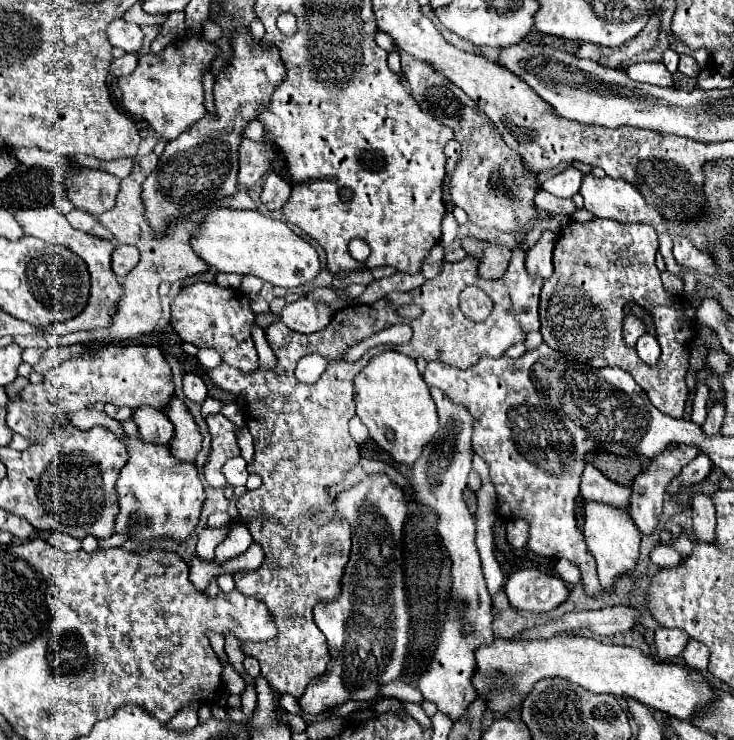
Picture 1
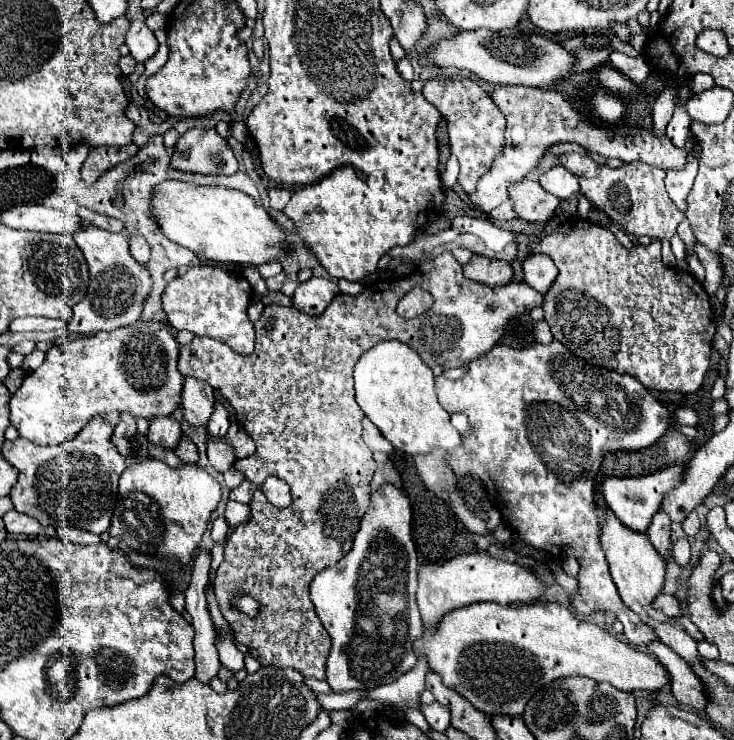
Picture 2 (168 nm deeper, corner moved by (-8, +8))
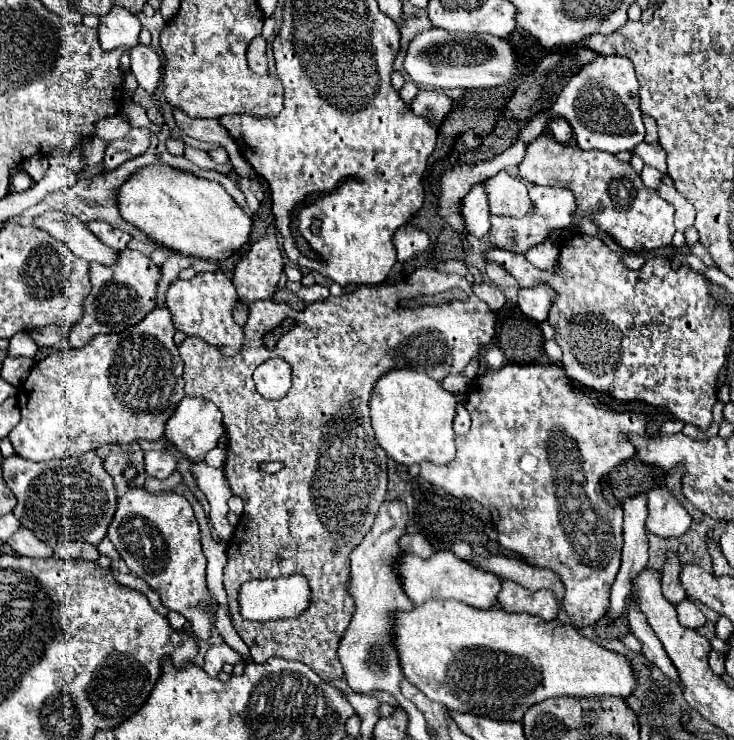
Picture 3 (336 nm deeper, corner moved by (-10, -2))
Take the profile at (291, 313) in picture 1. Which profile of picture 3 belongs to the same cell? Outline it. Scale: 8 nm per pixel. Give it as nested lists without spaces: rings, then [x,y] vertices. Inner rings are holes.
[[[314,284],[314,286],[302,286],[296,294],[298,294],[298,298],[302,298],[306,304],[316,302],[316,300],[326,300],[326,298],[330,296],[328,288],[326,288],[326,286],[320,286],[320,284]]]

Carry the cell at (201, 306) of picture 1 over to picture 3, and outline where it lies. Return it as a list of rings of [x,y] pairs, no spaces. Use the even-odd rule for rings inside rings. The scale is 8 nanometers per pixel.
[[[200,272],[192,280],[174,280],[166,292],[166,304],[172,312],[172,320],[174,320],[176,330],[182,330],[186,336],[200,336],[208,344],[216,344],[224,356],[234,356],[242,348],[242,342],[244,342],[242,328],[232,320],[232,308],[236,302],[238,302],[236,288],[224,272]]]

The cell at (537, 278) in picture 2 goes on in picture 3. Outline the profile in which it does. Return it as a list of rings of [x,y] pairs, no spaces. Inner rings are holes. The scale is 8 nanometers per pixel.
[[[548,286],[520,288],[518,306],[520,306],[520,310],[522,310],[528,318],[532,318],[532,320],[536,320],[536,322],[546,322],[552,296],[554,296],[554,292],[552,292]]]

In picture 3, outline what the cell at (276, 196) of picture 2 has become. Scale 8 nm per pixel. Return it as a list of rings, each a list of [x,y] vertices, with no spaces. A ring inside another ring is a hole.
[[[270,226],[266,236],[250,246],[234,268],[234,288],[238,300],[252,304],[256,300],[270,298],[278,288],[284,264],[276,242],[276,226]]]

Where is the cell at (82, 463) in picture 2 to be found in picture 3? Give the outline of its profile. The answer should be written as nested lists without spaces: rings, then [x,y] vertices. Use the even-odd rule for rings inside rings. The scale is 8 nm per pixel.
[[[88,452],[80,460],[62,458],[48,462],[30,462],[14,454],[2,462],[2,470],[4,482],[18,500],[14,516],[42,542],[50,546],[70,540],[100,544],[106,536],[108,524],[116,512],[116,492],[112,476],[104,472],[96,452]]]

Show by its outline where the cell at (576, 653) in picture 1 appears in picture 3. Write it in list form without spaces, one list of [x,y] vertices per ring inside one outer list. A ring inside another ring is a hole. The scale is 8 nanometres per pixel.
[[[426,600],[408,612],[396,610],[392,630],[404,678],[448,710],[520,722],[530,706],[548,698],[628,698],[636,688],[628,658],[604,650],[560,620],[544,622],[496,606],[476,610],[460,602]]]

